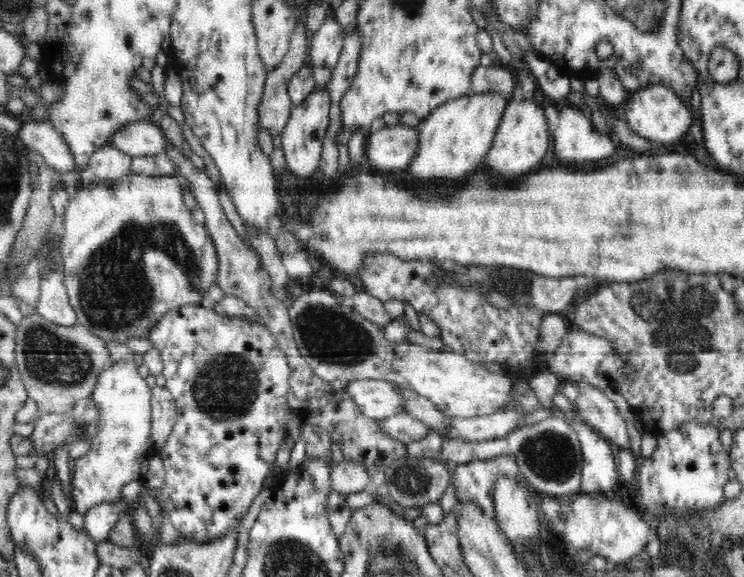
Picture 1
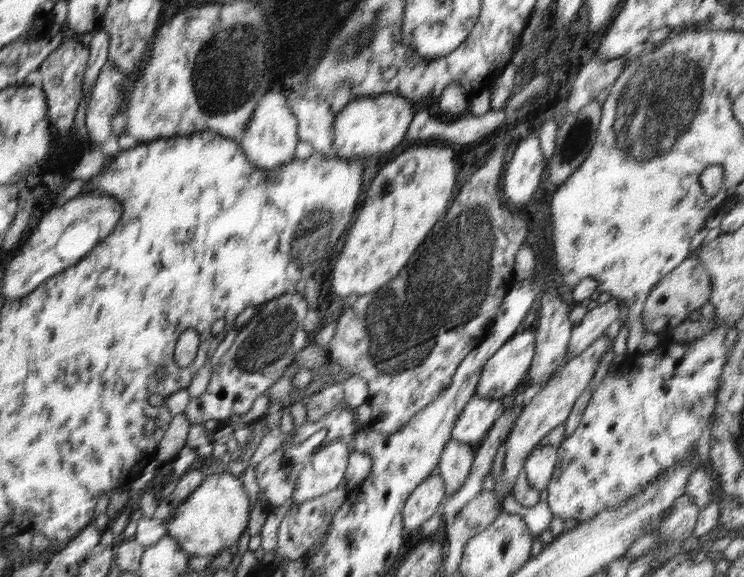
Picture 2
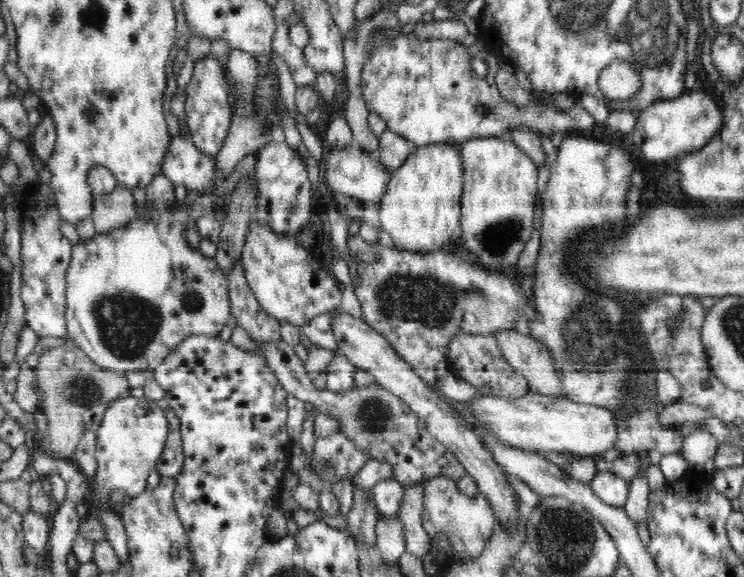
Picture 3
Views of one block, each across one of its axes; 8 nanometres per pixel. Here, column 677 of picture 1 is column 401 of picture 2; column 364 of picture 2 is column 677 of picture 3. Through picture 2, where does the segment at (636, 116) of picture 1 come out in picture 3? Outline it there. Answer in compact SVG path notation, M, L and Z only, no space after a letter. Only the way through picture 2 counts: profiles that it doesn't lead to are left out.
M697 90L667 101L653 102L652 105L639 109L636 124L630 134L631 142L640 146L642 154L648 160L668 160L672 156L694 153L721 131L721 102L718 98L714 100L712 94Z

